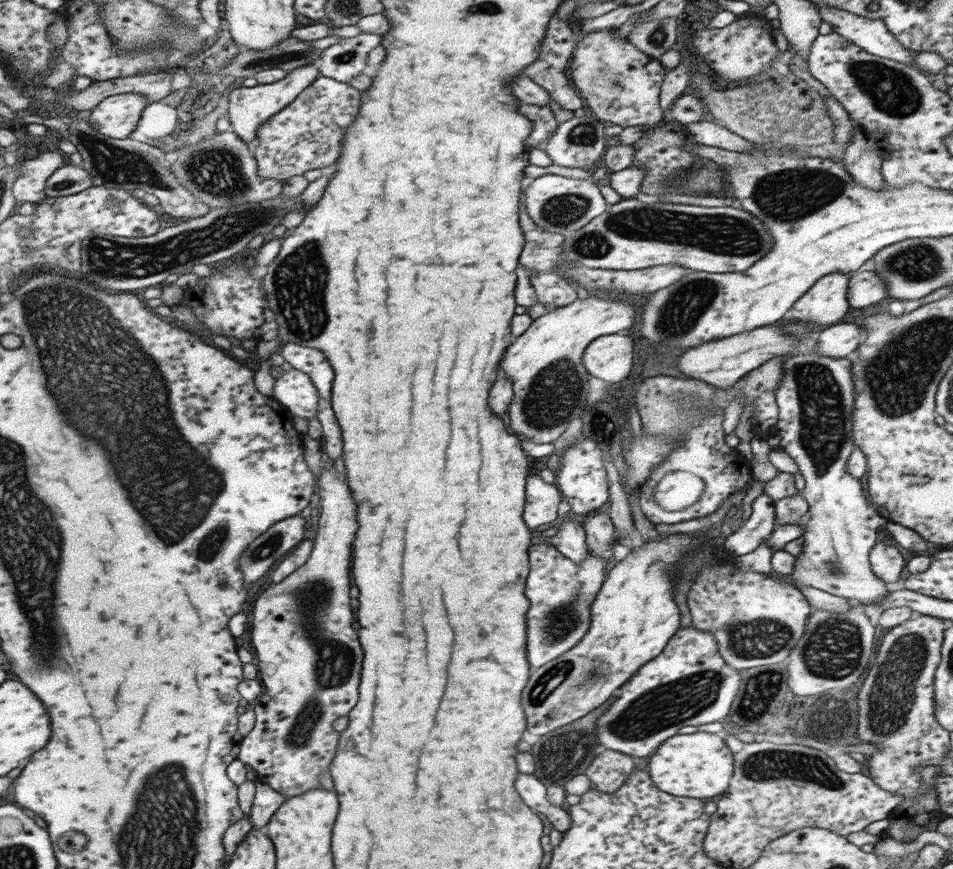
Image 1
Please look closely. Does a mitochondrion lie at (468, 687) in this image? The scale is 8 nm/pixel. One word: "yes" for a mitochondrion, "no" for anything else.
no

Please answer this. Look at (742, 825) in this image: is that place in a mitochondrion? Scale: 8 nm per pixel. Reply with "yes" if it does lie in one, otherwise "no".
no

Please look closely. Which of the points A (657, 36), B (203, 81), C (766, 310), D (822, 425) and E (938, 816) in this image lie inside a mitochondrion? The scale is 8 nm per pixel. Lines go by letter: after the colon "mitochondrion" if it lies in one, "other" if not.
A: mitochondrion
B: other
C: other
D: mitochondrion
E: other

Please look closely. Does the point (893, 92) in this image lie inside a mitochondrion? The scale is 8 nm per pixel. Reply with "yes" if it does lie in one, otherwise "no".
yes

